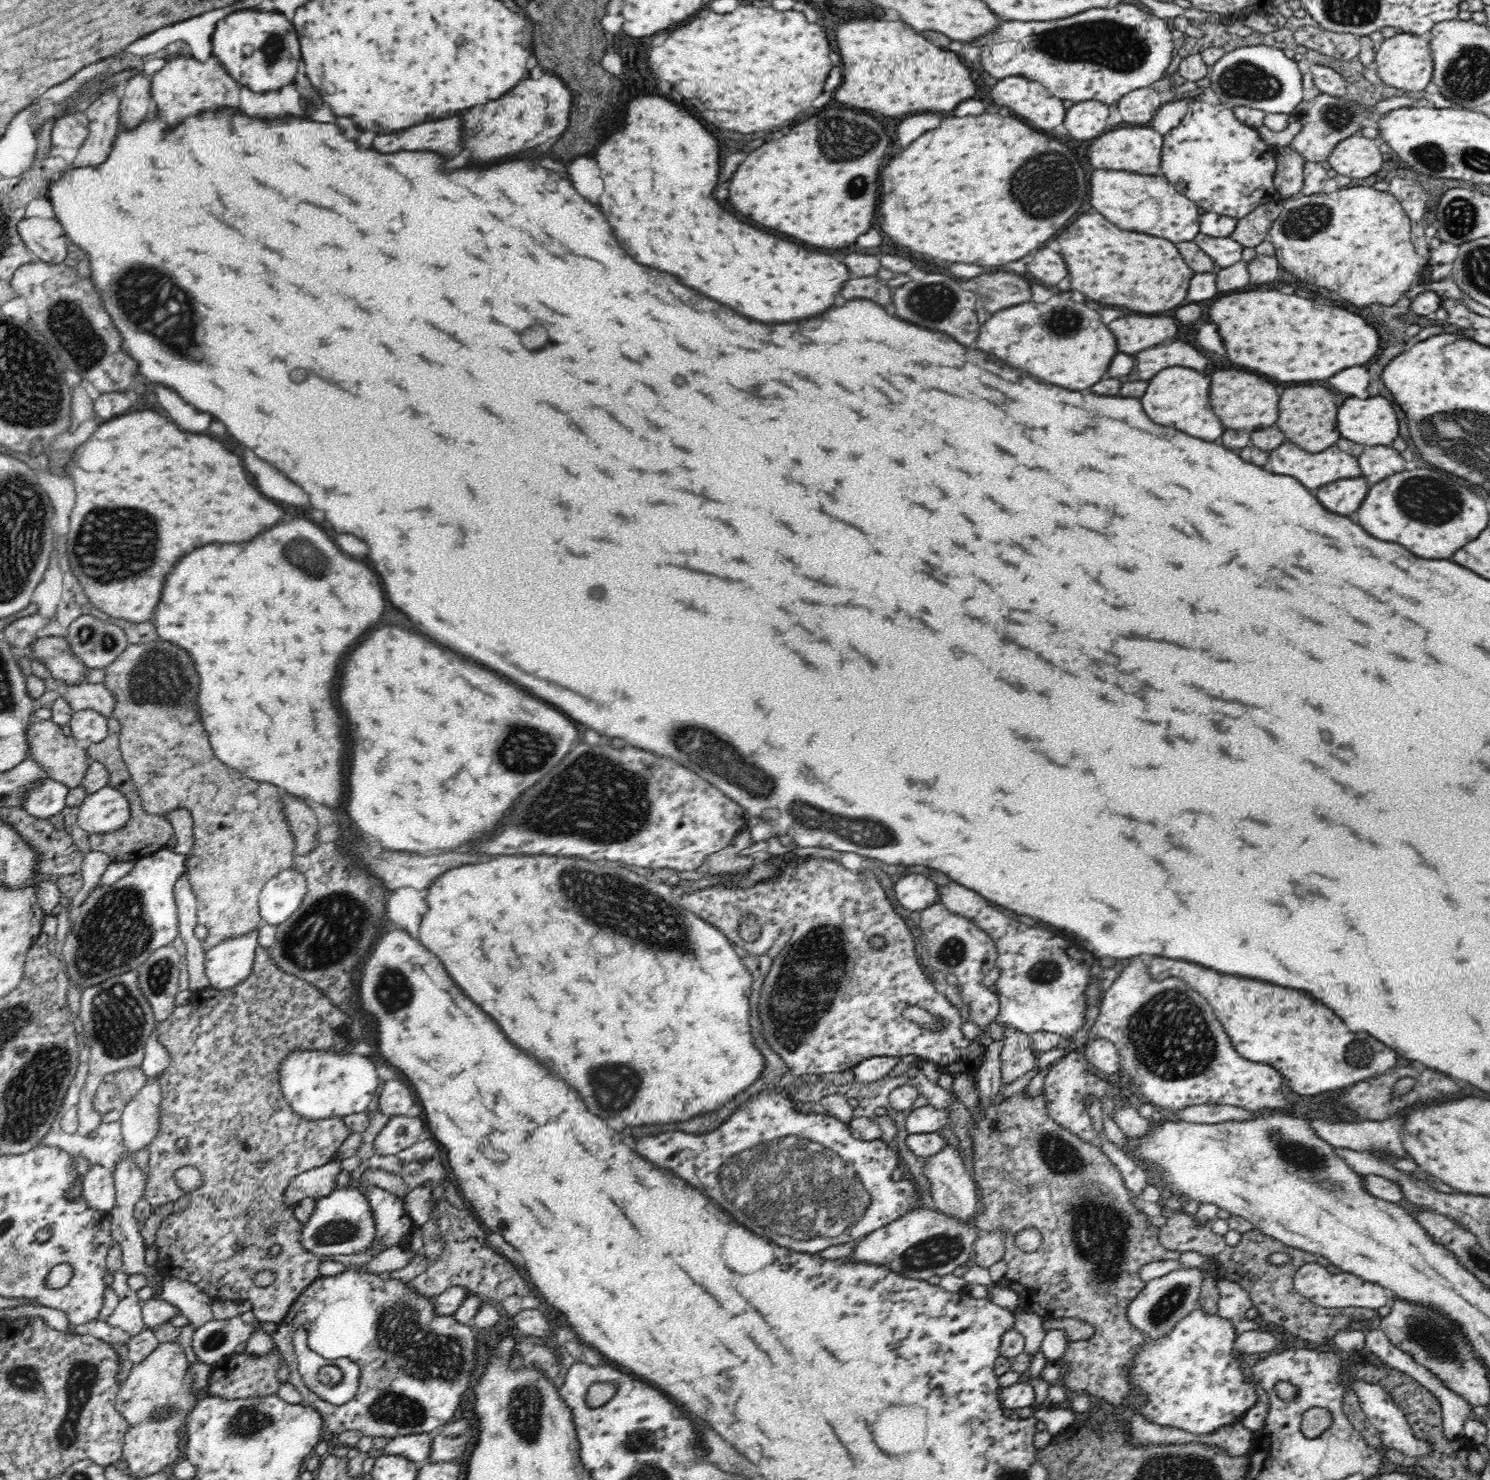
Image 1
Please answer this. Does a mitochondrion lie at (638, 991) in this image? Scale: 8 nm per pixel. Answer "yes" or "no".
no

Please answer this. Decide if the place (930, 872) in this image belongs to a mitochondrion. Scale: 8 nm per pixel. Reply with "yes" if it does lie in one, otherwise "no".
no

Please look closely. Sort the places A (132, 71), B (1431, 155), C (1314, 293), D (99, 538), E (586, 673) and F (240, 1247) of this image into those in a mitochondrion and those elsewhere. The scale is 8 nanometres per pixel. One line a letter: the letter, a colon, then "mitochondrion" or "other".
A: other
B: mitochondrion
C: other
D: mitochondrion
E: other
F: other

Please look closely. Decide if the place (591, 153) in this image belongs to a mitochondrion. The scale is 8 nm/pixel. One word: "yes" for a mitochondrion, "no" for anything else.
no

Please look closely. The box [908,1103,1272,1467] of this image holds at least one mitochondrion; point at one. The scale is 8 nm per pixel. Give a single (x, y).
(1101, 1234)

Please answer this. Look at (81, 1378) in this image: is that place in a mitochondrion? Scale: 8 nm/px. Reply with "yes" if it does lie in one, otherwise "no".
yes

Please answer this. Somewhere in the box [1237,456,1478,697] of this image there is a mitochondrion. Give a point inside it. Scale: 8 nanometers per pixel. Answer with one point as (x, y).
(1443, 501)

